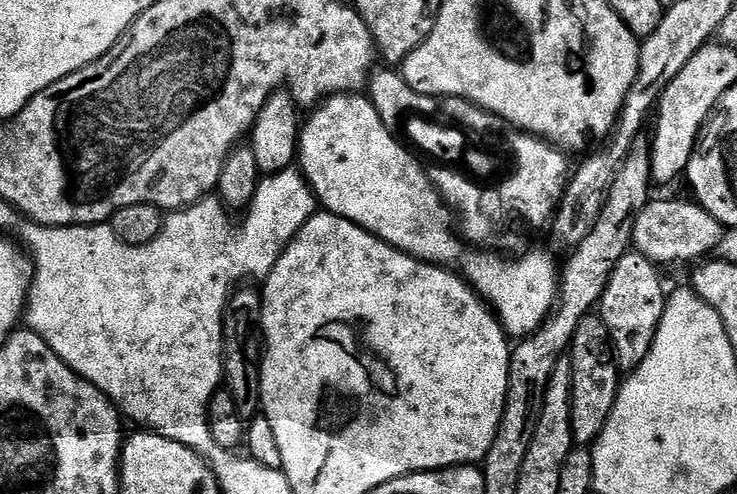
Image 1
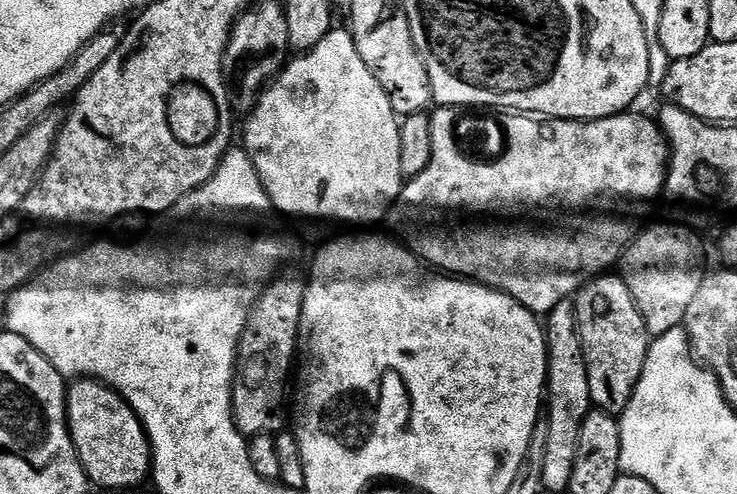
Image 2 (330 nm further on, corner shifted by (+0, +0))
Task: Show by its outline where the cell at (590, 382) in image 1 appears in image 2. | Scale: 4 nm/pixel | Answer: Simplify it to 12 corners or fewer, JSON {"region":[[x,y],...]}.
{"region":[[623,276],[576,293],[593,405],[619,417],[650,337]]}

